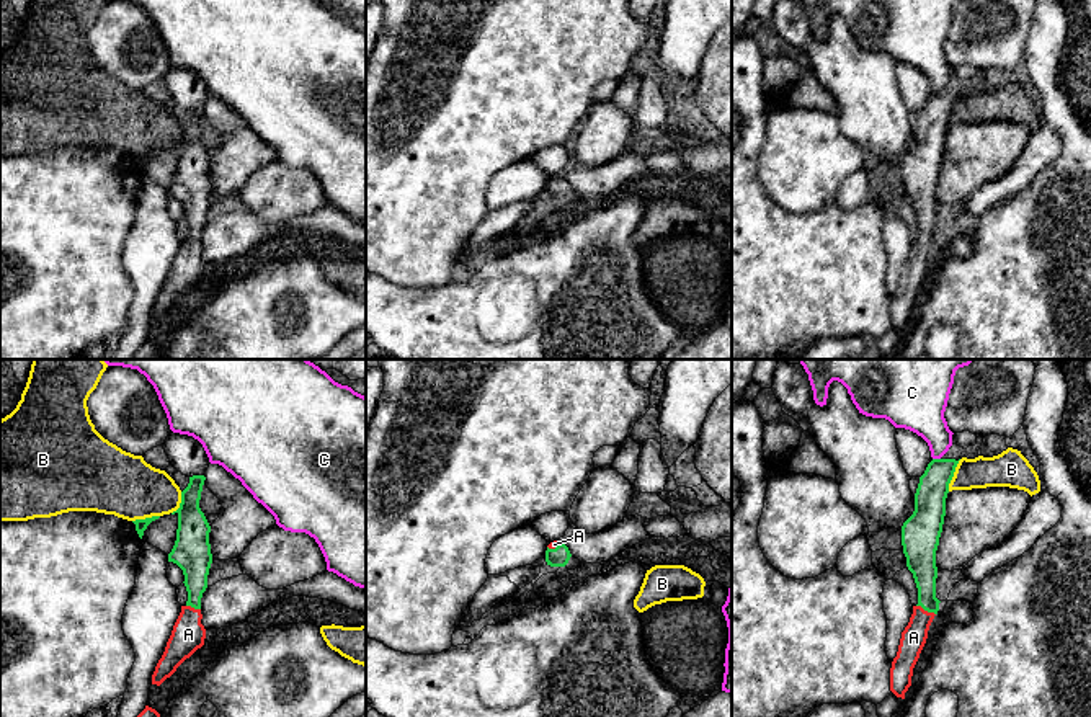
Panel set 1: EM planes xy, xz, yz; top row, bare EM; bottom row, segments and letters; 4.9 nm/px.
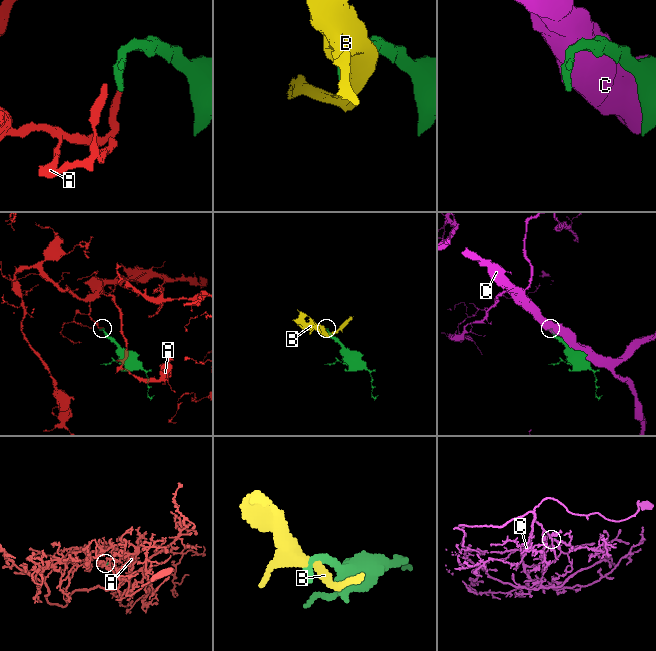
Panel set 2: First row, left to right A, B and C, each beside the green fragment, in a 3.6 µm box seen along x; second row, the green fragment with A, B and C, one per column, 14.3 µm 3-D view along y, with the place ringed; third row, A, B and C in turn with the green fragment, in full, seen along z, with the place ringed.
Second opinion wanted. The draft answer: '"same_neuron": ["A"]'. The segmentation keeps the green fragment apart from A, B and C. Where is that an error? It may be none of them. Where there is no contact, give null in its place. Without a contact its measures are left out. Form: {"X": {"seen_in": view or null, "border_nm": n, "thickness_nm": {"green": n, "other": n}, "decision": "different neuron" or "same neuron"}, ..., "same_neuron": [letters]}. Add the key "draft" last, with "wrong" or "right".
{"A": {"seen_in": "yz", "border_nm": 110, "thickness_nm": {"green": 140, "other": 120}, "decision": "same neuron"}, "B": {"seen_in": "yz", "border_nm": 170, "thickness_nm": {"green": 160, "other": 160}, "decision": "different neuron"}, "C": {"seen_in": "yz", "border_nm": 40, "thickness_nm": {"green": 160, "other": 220}, "decision": "different neuron"}, "same_neuron": ["A"], "draft": "right"}

